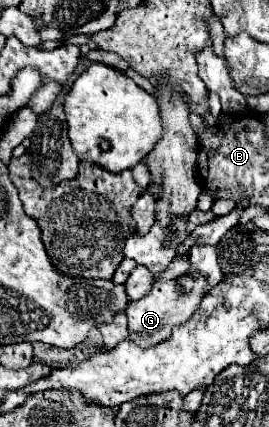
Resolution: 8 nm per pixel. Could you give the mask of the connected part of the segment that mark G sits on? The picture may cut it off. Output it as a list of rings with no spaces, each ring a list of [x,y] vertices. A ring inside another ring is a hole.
[[[182,275],[166,283],[156,283],[146,297],[130,303],[126,309],[130,341],[134,341],[138,347],[150,347],[158,345],[160,341],[166,341],[174,325],[190,319],[190,313],[198,309],[198,301],[202,301],[206,291],[208,291],[206,281],[202,281],[202,277],[190,277],[190,275]]]

